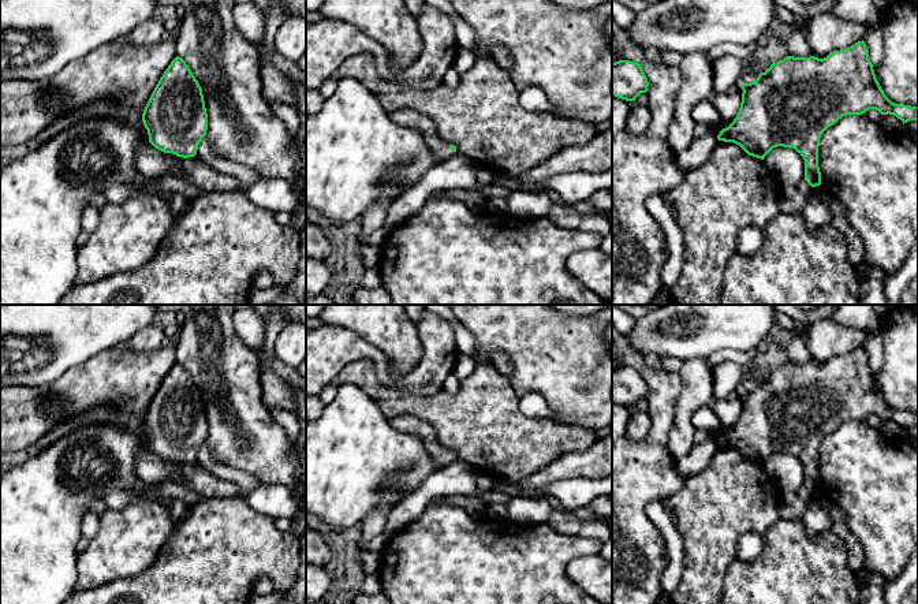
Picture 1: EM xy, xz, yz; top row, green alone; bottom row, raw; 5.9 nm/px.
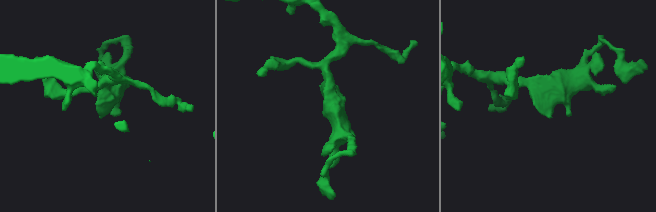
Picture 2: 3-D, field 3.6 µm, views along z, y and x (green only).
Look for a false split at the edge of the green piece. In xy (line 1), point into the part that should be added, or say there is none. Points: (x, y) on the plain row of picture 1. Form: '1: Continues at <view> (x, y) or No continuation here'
1: No continuation here

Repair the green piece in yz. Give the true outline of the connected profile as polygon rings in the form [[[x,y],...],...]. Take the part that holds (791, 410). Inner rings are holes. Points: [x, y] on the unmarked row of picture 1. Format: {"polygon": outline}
{"polygon": [[[865,347],[831,358],[826,363],[794,363],[770,370],[754,388],[740,391],[742,409],[734,428],[717,441],[719,447],[739,451],[749,462],[764,466],[777,452],[795,455],[805,466],[805,486],[821,491],[818,452],[822,439],[846,421],[876,415],[904,429],[918,426],[918,413],[895,410],[881,395]]]}

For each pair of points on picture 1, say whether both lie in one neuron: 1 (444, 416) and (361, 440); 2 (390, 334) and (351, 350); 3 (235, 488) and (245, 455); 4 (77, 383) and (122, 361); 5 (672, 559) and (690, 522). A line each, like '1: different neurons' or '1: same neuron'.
1: different neurons
2: different neurons
3: different neurons
4: same neuron
5: different neurons

